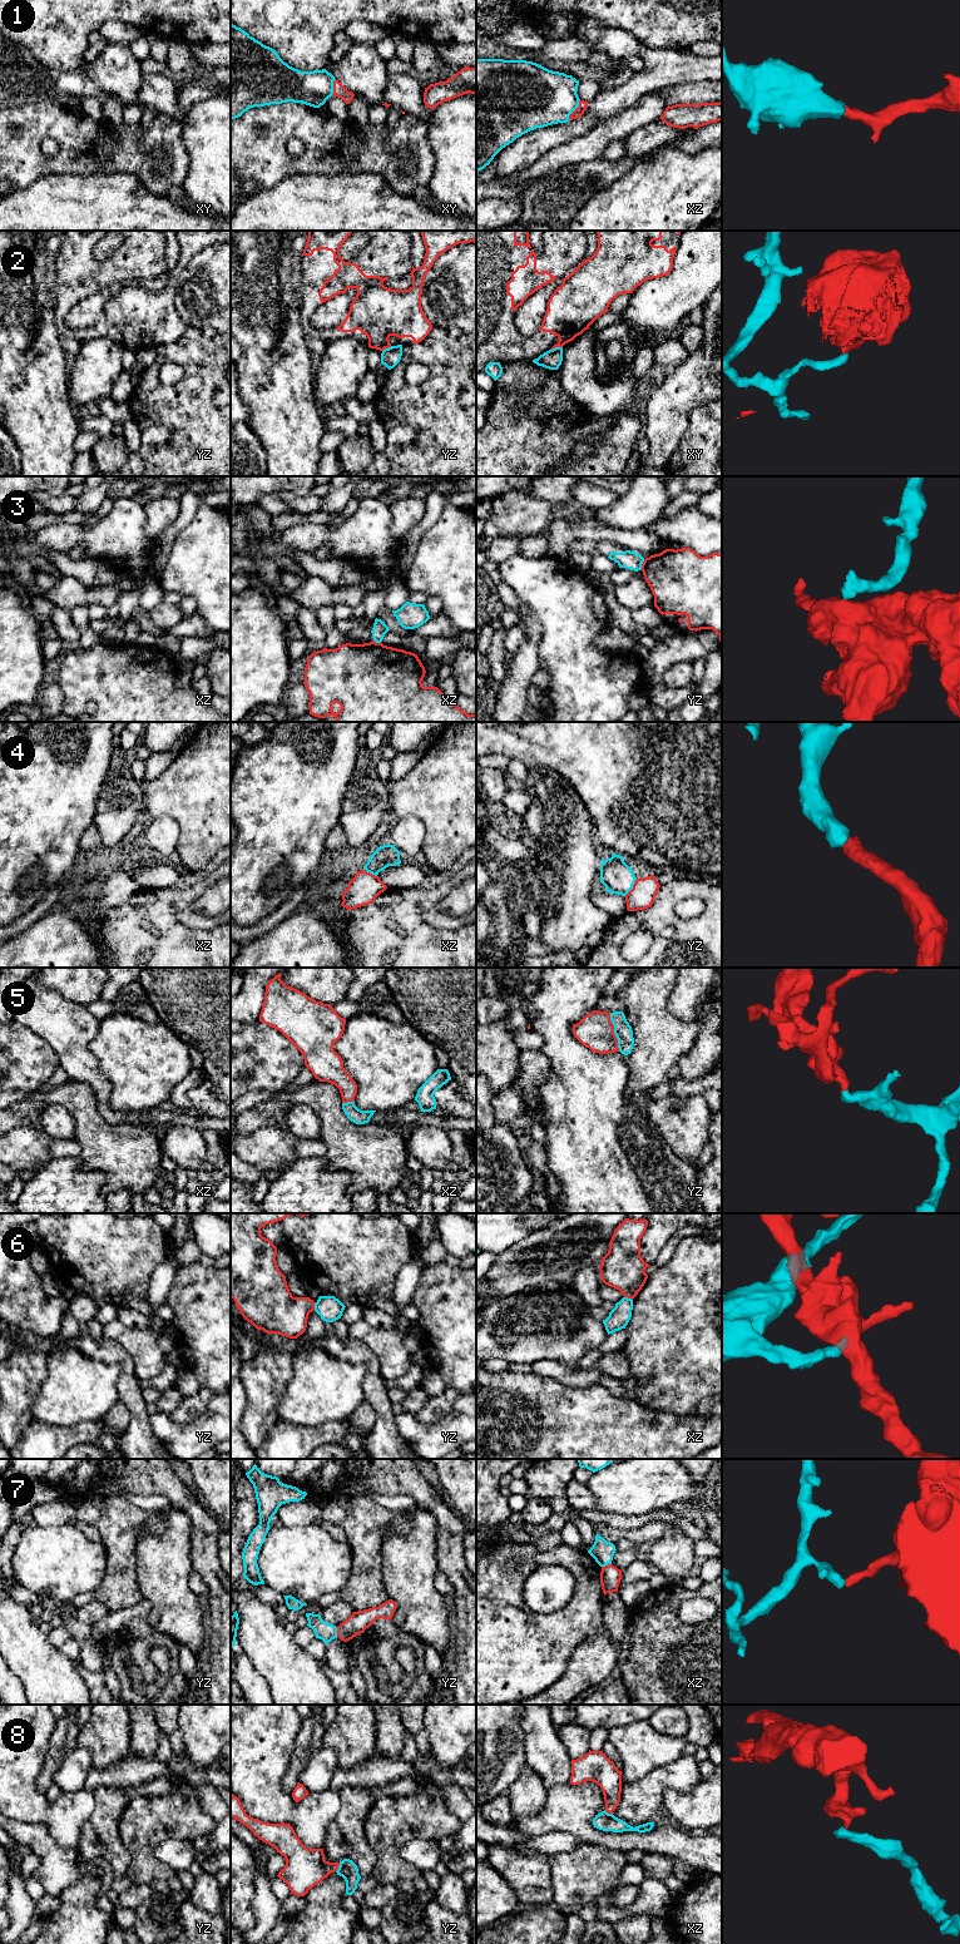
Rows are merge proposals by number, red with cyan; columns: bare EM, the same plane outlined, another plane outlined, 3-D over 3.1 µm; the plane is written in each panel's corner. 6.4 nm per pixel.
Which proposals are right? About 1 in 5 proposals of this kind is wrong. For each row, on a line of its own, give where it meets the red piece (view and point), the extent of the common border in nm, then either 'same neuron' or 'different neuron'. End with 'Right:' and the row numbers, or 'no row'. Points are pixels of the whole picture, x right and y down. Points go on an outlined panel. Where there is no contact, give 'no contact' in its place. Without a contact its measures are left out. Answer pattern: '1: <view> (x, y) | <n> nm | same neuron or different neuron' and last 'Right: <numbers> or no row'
1: xz (575, 109) | 150 nm | same neuron
2: xy (555, 346) | 80 nm | different neuron
3: yz (642, 564) | 80 nm | different neuron
4: yz (633, 888) | 150 nm | same neuron
5: yz (613, 1032) | 260 nm | same neuron
6: xz (628, 1297) | 60 nm | different neuron
7: yz (337, 1632) | 60 nm | different neuron
8: yz (337, 1868) | 70 nm | same neuron
Right: 1, 4, 5, 8

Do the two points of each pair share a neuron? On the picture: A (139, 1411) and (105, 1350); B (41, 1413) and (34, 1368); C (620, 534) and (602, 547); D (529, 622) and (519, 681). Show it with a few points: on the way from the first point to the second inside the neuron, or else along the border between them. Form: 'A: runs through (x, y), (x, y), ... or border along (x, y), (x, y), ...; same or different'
A: runs through (130, 1395), (127, 1366), (122, 1361); same
B: border along (48, 1366), (41, 1390), (33, 1405), (33, 1418); different
C: border along (597, 542), (613, 542), (626, 549); different
D: runs through (532, 637), (532, 646), (524, 666); same

